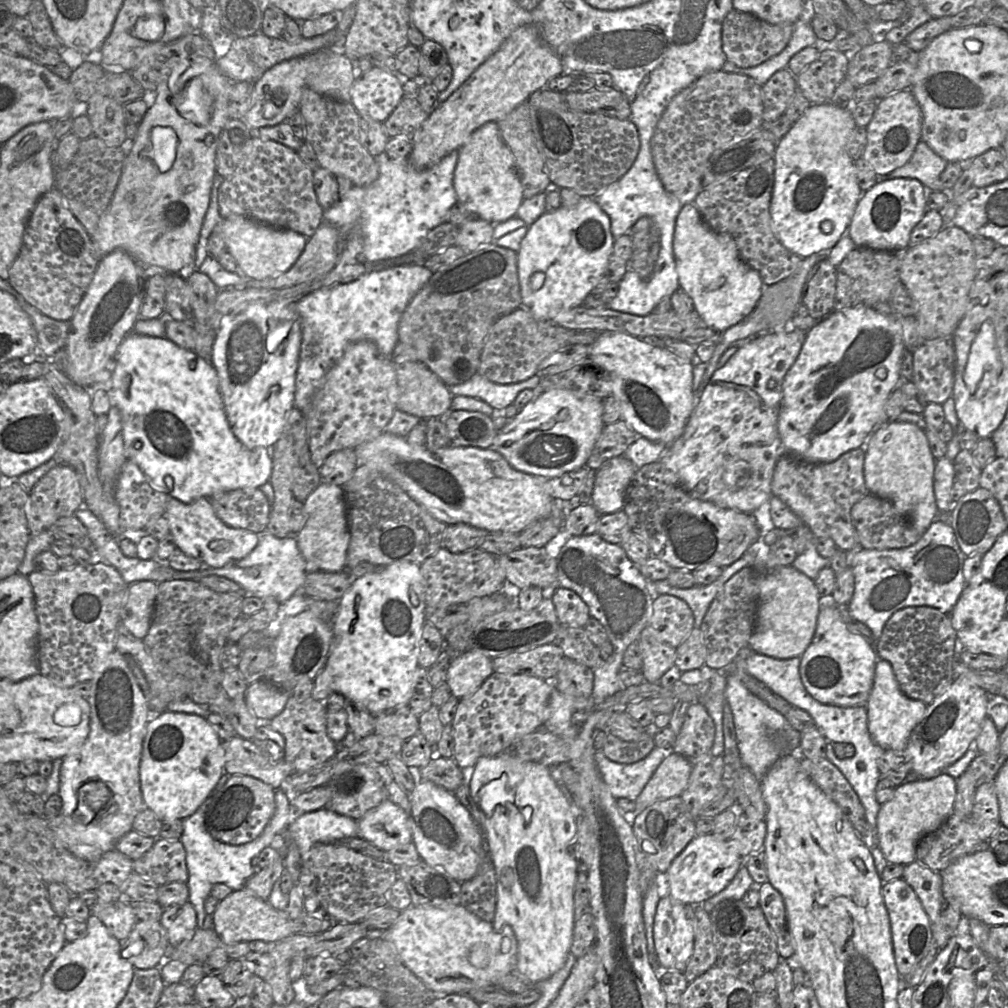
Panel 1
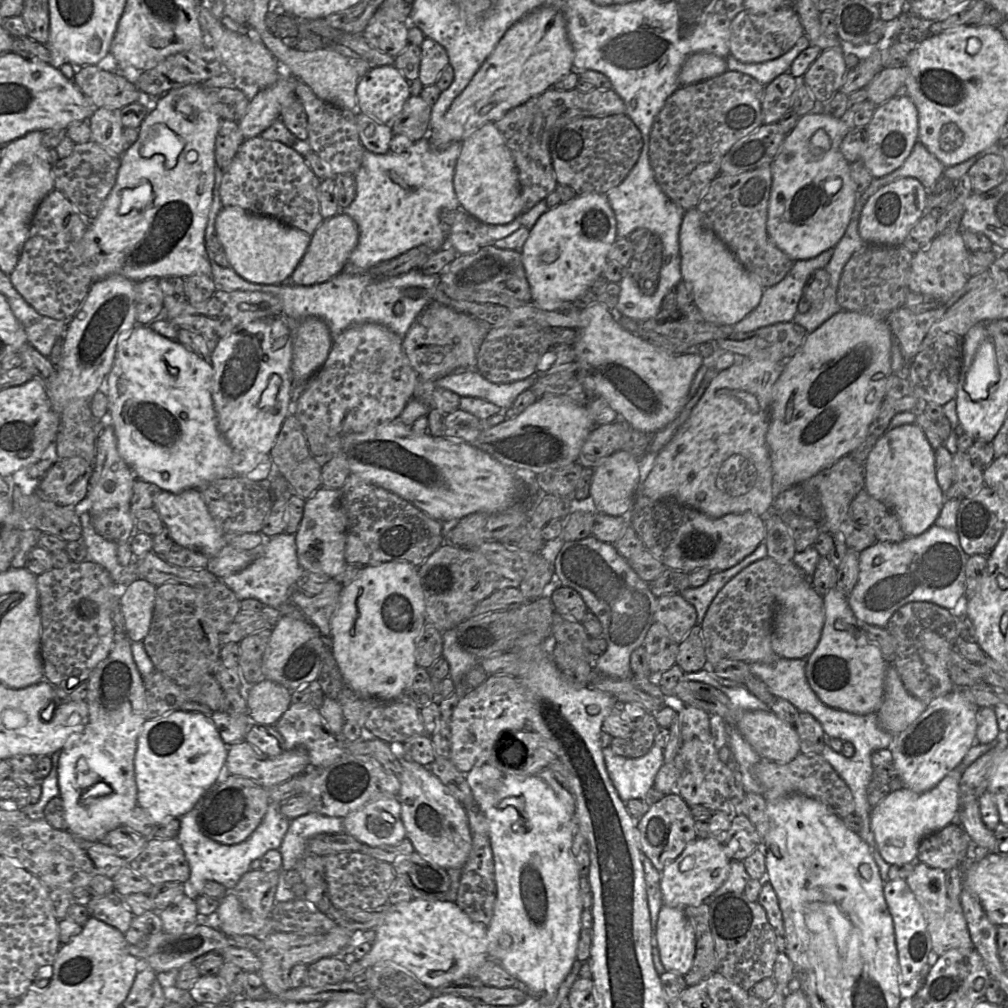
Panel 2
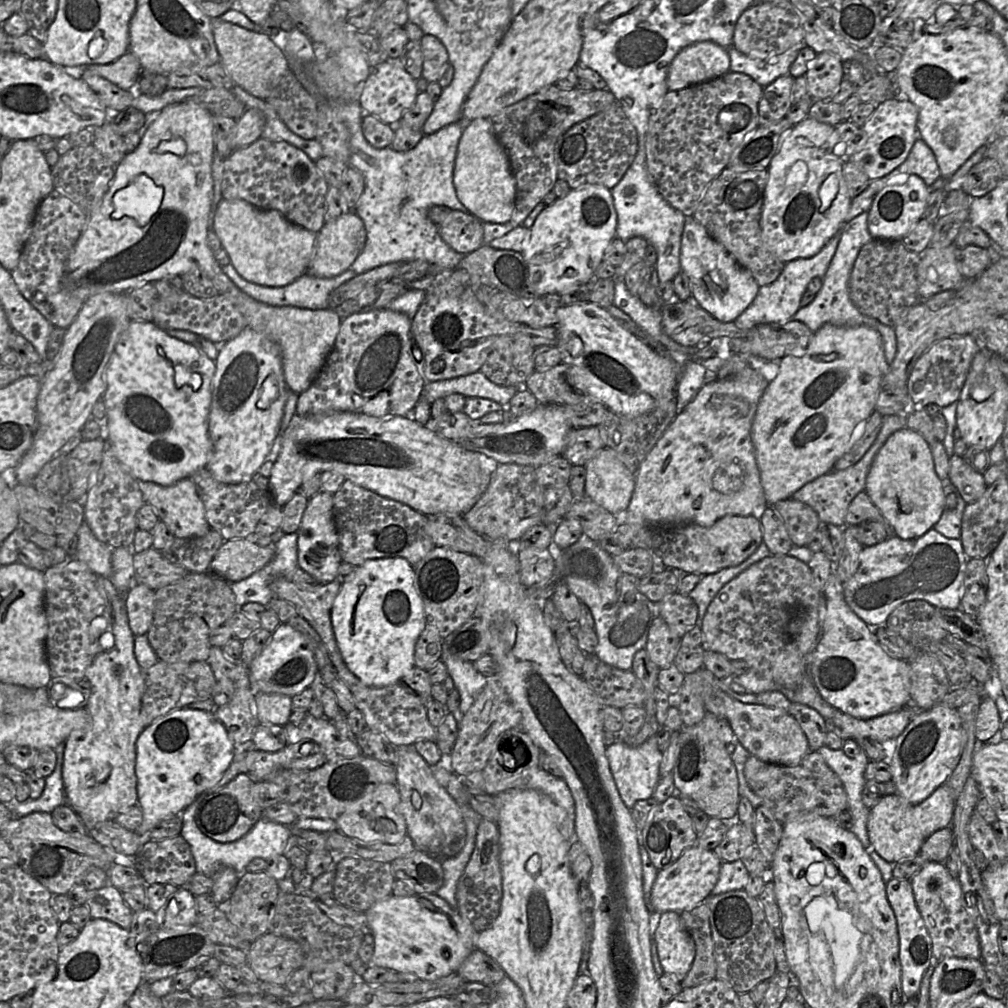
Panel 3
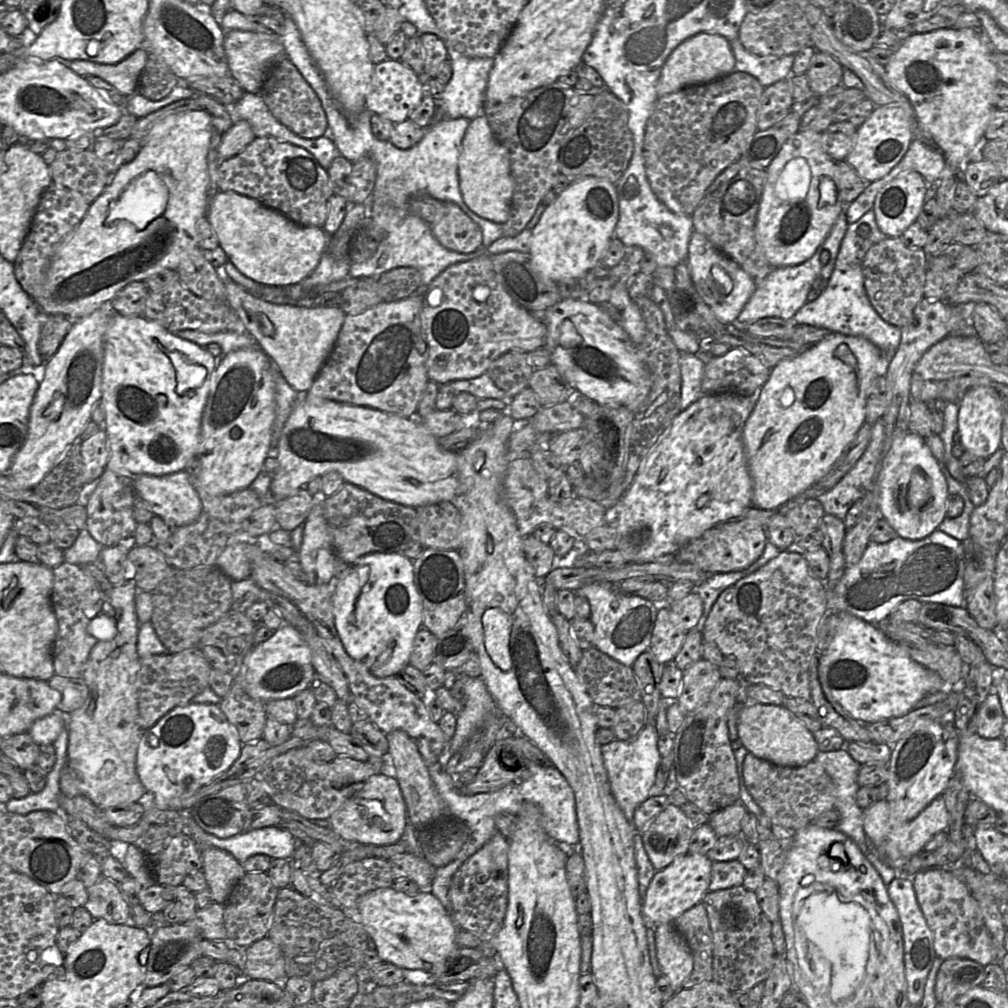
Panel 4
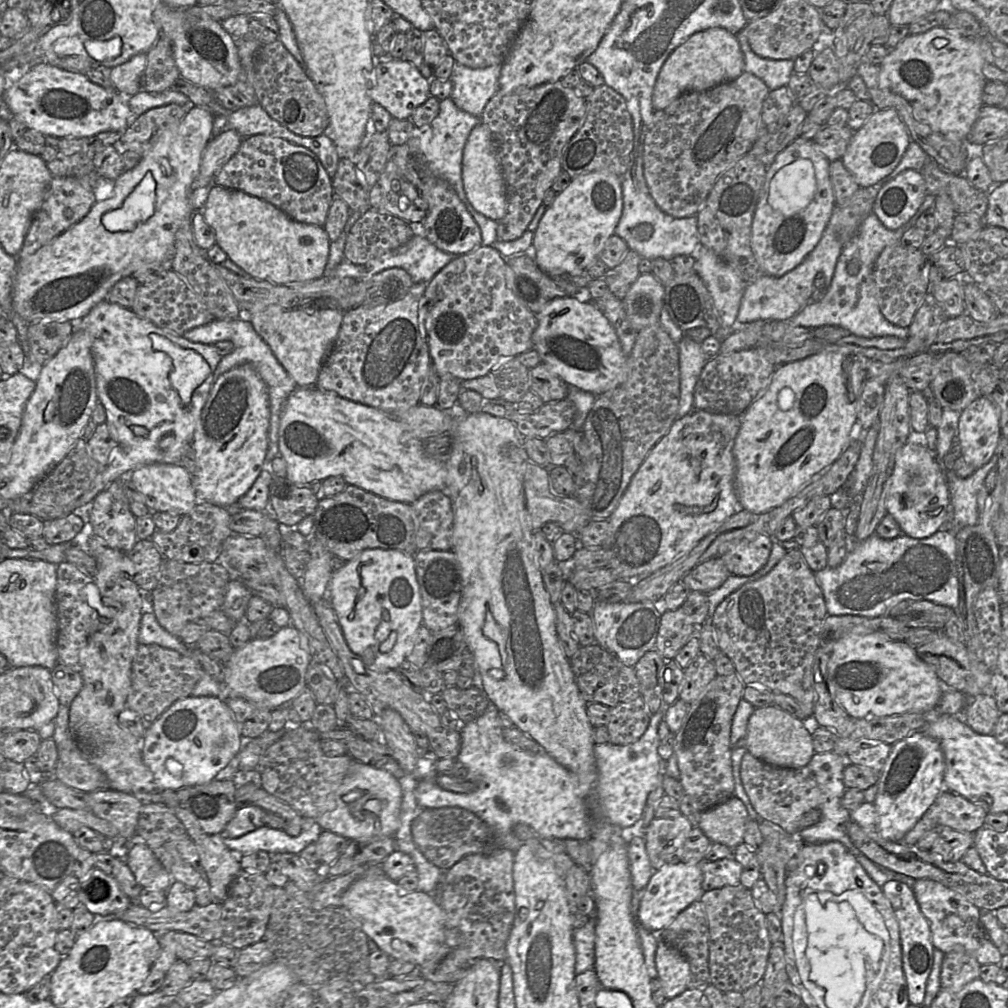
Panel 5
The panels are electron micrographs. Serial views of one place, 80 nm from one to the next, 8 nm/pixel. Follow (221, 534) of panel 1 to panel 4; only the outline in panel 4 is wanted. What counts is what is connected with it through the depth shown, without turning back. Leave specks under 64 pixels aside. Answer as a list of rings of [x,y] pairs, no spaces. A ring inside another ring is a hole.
[[[185,470],[163,476],[135,476],[134,486],[154,515],[177,527],[195,522],[203,511],[199,495]]]

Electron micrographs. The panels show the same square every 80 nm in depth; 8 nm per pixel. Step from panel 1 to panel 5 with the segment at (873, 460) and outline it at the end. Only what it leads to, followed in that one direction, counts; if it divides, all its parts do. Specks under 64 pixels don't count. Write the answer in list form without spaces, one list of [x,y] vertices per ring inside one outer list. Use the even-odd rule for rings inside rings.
[[[908,440],[896,453],[893,471],[888,480],[885,497],[887,514],[896,520],[902,534],[923,539],[940,529],[946,520],[949,503],[948,484],[936,456],[926,446]]]

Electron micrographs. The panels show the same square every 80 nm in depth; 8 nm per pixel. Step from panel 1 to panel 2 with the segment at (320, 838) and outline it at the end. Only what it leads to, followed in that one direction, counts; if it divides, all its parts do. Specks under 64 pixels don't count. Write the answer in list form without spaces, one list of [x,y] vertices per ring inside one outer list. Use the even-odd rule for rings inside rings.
[[[308,813],[291,820],[288,831],[279,848],[282,855],[282,869],[295,869],[298,860],[303,859],[307,841],[314,835],[345,833],[343,818],[329,817],[319,813]]]

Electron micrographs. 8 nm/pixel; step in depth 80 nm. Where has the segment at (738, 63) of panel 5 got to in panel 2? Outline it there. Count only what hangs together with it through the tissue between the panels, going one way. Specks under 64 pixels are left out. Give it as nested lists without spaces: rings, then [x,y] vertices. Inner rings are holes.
[[[695,53],[684,62],[679,73],[680,86],[698,83],[727,71],[725,58],[710,53]]]

